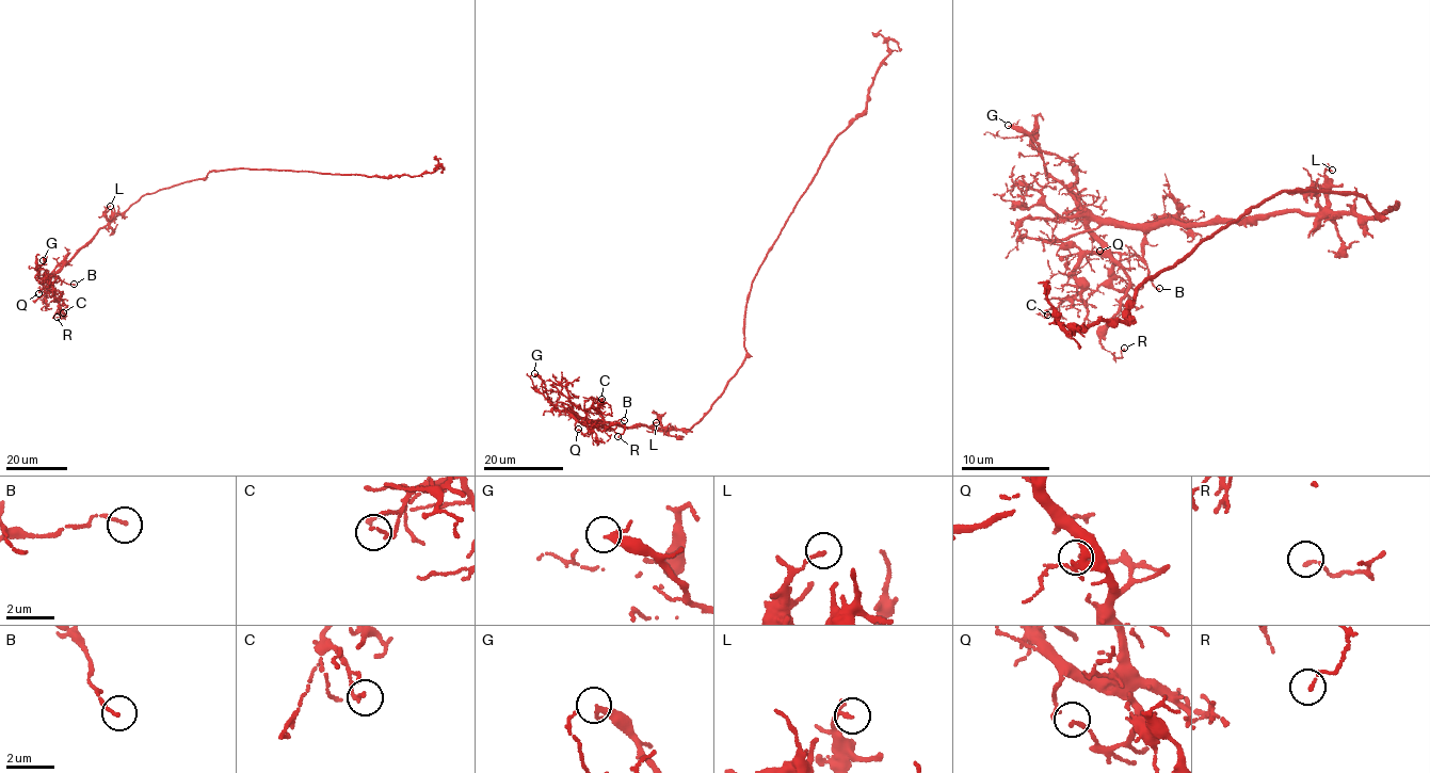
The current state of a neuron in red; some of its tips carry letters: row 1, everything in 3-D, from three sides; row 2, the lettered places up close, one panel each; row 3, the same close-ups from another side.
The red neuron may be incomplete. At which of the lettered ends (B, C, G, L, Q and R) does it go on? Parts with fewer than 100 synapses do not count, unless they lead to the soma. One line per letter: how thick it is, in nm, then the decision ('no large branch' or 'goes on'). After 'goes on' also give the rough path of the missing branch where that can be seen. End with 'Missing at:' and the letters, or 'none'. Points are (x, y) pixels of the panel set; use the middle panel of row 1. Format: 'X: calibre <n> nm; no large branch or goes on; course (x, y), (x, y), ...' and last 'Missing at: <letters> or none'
B: calibre 140 nm; no large branch
C: calibre 110 nm; no large branch
G: calibre 190 nm; no large branch
L: calibre 160 nm; no large branch
Q: calibre 120 nm; no large branch
R: calibre 130 nm; no large branch
Missing at: none

